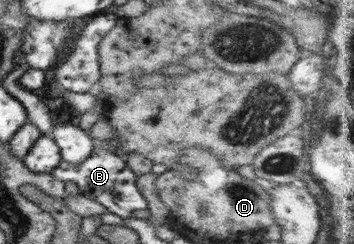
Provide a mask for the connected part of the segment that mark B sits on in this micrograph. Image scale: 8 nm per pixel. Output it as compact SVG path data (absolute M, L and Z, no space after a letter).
M97 143L96 147L80 164L61 162L51 171L52 177L60 181L70 181L78 185L81 193L94 200L96 204L104 206L112 212L128 220L136 210L148 208L147 199L136 187L137 175L126 165L126 162L109 148Z

